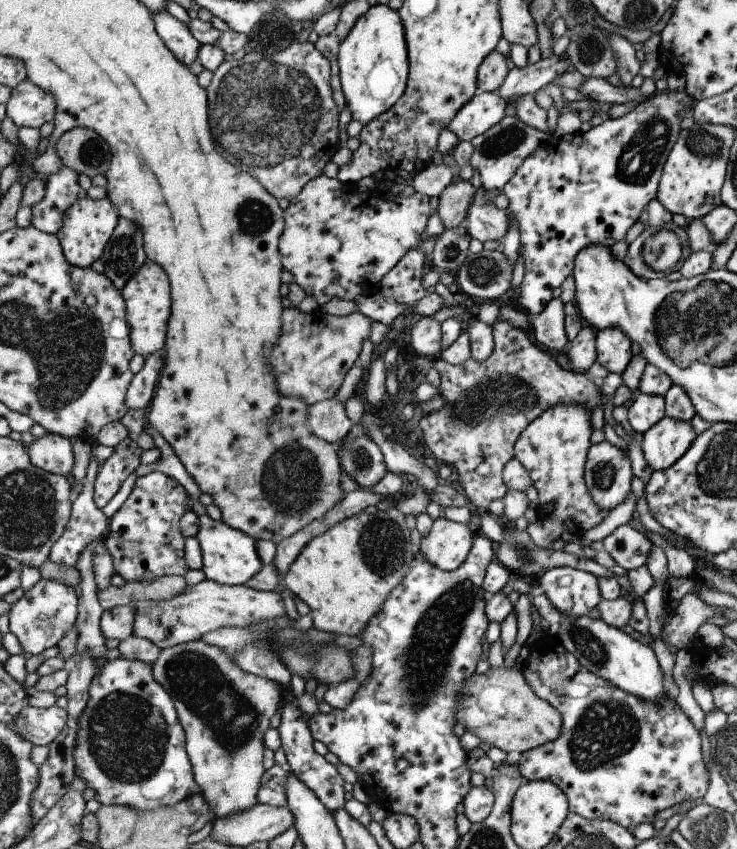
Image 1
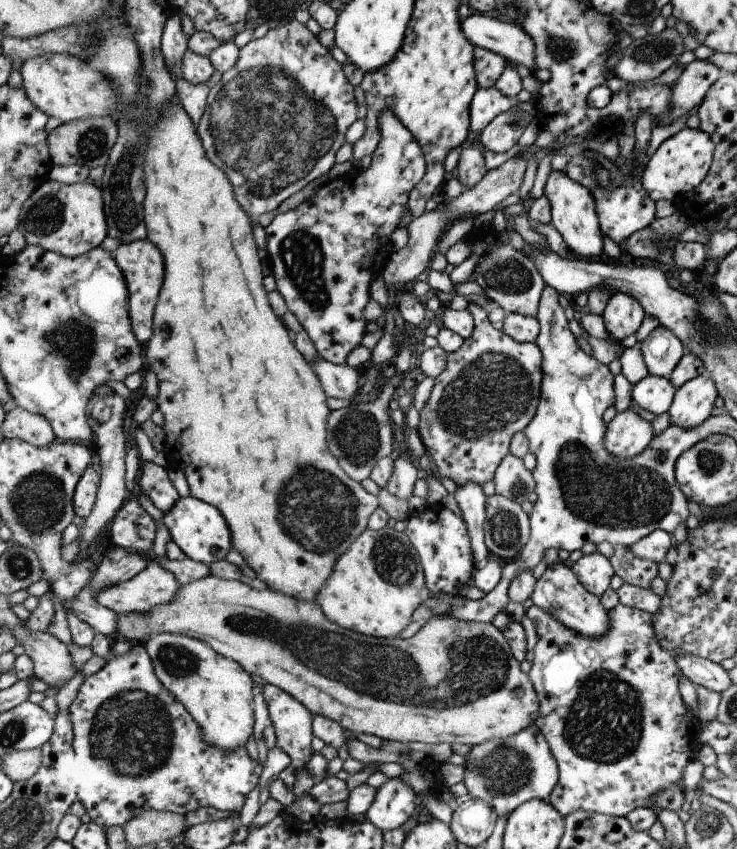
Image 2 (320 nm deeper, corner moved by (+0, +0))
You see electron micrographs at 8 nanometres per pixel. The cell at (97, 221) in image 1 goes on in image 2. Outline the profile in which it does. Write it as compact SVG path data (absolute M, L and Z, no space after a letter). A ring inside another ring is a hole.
M88 179L72 185L45 181L25 204L18 229L27 238L27 245L41 245L45 250L77 258L101 246L109 236L105 207L98 183Z

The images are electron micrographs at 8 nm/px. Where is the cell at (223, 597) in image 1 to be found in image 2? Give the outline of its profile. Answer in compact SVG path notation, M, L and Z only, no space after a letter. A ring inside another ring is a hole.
M153 560L145 570L133 578L107 585L96 598L103 606L114 610L118 615L152 612L154 606L170 603L182 589L182 584L171 571L165 570Z

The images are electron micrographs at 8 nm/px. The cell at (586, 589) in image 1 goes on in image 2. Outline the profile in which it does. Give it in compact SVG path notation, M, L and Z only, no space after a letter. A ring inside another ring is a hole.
M597 551L588 555L581 555L572 564L571 568L577 574L578 581L597 597L605 592L605 589L609 586L611 576L614 575L609 558Z

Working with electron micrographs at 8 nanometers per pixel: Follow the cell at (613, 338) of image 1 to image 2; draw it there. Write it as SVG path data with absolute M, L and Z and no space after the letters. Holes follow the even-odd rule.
M617 291L610 295L600 315L608 336L619 342L639 328L646 314L633 297Z

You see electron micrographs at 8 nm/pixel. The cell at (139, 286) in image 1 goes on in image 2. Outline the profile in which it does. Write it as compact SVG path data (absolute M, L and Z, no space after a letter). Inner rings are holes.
M134 240L125 243L114 252L116 261L124 271L125 278L128 279L128 291L130 294L130 315L133 321L133 332L141 342L146 344L151 340L154 333L155 306L159 300L159 292L163 286L165 278L165 258L161 250L149 242L149 240Z

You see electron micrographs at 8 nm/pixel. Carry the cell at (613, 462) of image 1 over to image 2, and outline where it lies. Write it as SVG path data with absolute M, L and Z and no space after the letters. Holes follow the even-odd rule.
M627 408L616 412L610 420L604 438L605 448L618 459L631 458L649 444L651 437L650 422Z

